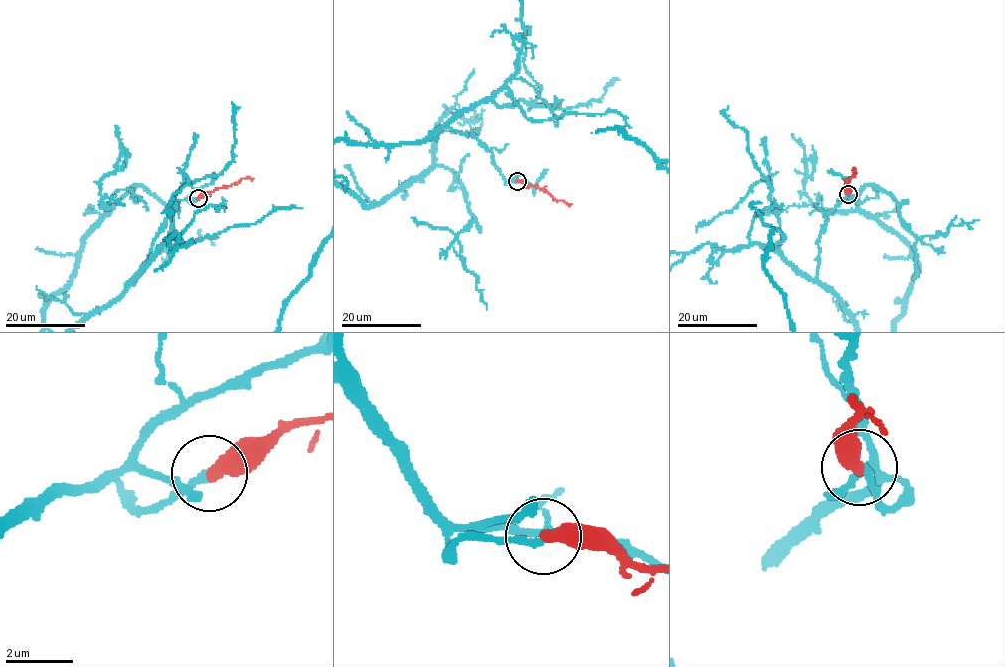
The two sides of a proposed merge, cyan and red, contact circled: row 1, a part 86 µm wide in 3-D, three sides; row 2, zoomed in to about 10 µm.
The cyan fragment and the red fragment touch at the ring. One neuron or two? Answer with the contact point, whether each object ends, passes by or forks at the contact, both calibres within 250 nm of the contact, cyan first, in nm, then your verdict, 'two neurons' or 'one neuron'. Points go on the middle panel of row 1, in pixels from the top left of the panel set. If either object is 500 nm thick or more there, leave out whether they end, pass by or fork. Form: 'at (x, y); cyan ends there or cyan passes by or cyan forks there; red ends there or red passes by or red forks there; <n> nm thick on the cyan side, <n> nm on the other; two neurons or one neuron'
at (517, 181); cyan passes by; red ends there; 160 nm thick on the cyan side, 440 nm on the other; one neuron

